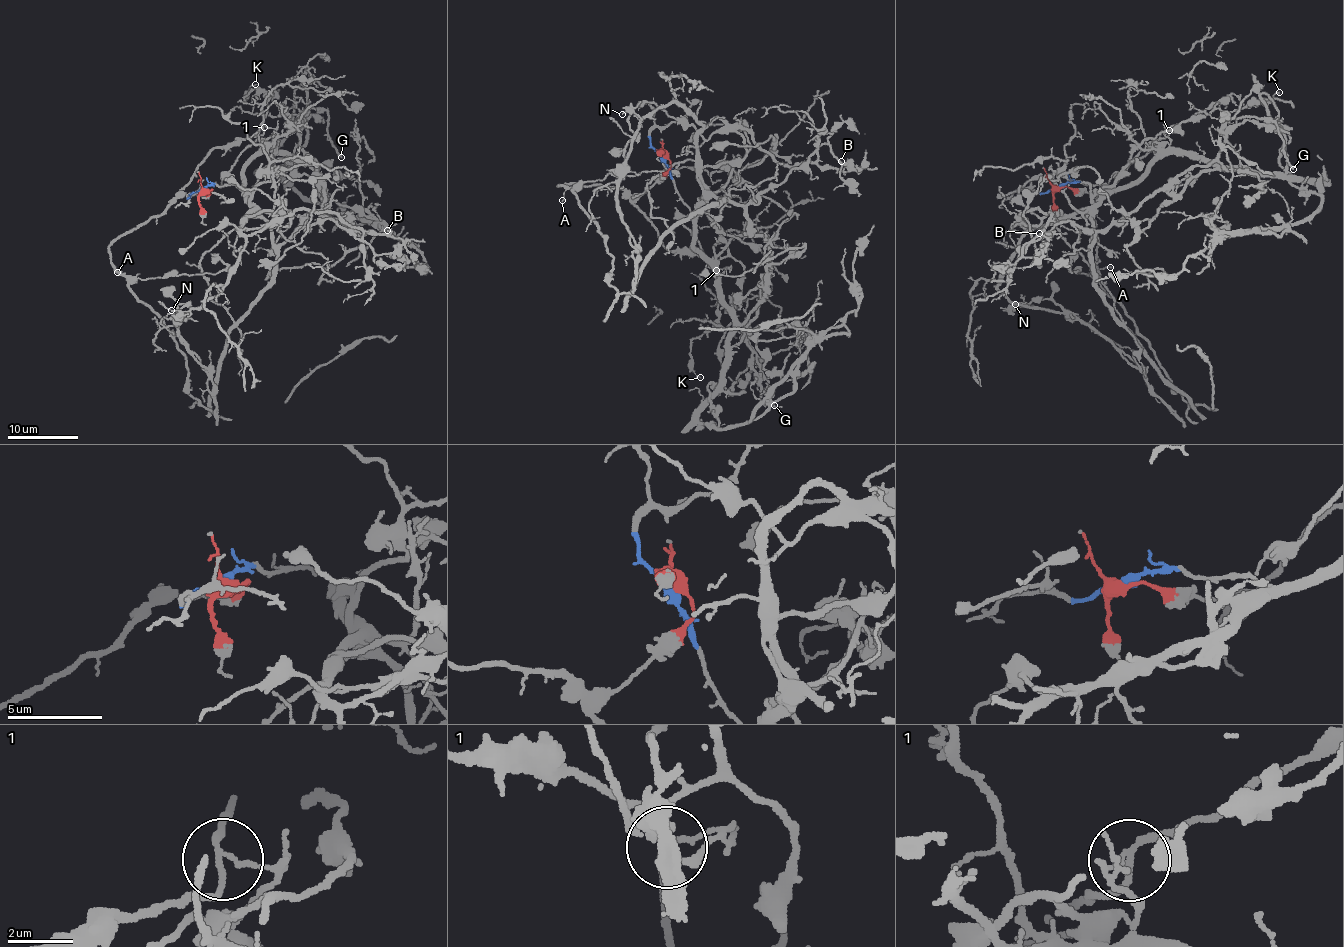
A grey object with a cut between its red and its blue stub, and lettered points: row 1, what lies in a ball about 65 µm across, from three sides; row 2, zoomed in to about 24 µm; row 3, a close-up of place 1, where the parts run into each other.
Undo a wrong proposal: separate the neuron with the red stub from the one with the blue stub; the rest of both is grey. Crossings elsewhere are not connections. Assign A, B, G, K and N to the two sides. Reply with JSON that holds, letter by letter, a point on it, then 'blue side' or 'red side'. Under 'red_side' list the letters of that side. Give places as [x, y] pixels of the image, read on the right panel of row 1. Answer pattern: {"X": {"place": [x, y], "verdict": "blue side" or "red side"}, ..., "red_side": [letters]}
{"A": {"place": [1110, 267], "verdict": "red side"}, "B": {"place": [1039, 233], "verdict": "blue side"}, "G": {"place": [1293, 169], "verdict": "blue side"}, "K": {"place": [1279, 92], "verdict": "red side"}, "N": {"place": [1015, 304], "verdict": "blue side"}, "red_side": ["A", "K"]}

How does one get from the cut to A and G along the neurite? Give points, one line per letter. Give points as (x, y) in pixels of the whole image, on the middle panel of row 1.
A: (662, 156), (671, 166), (646, 191), (633, 194), (612, 186), (563, 184), (557, 186), (563, 187), (561, 201)
G: (662, 156), (690, 212), (694, 247), (714, 271), (717, 297), (733, 322), (730, 343), (746, 333), (773, 405)

